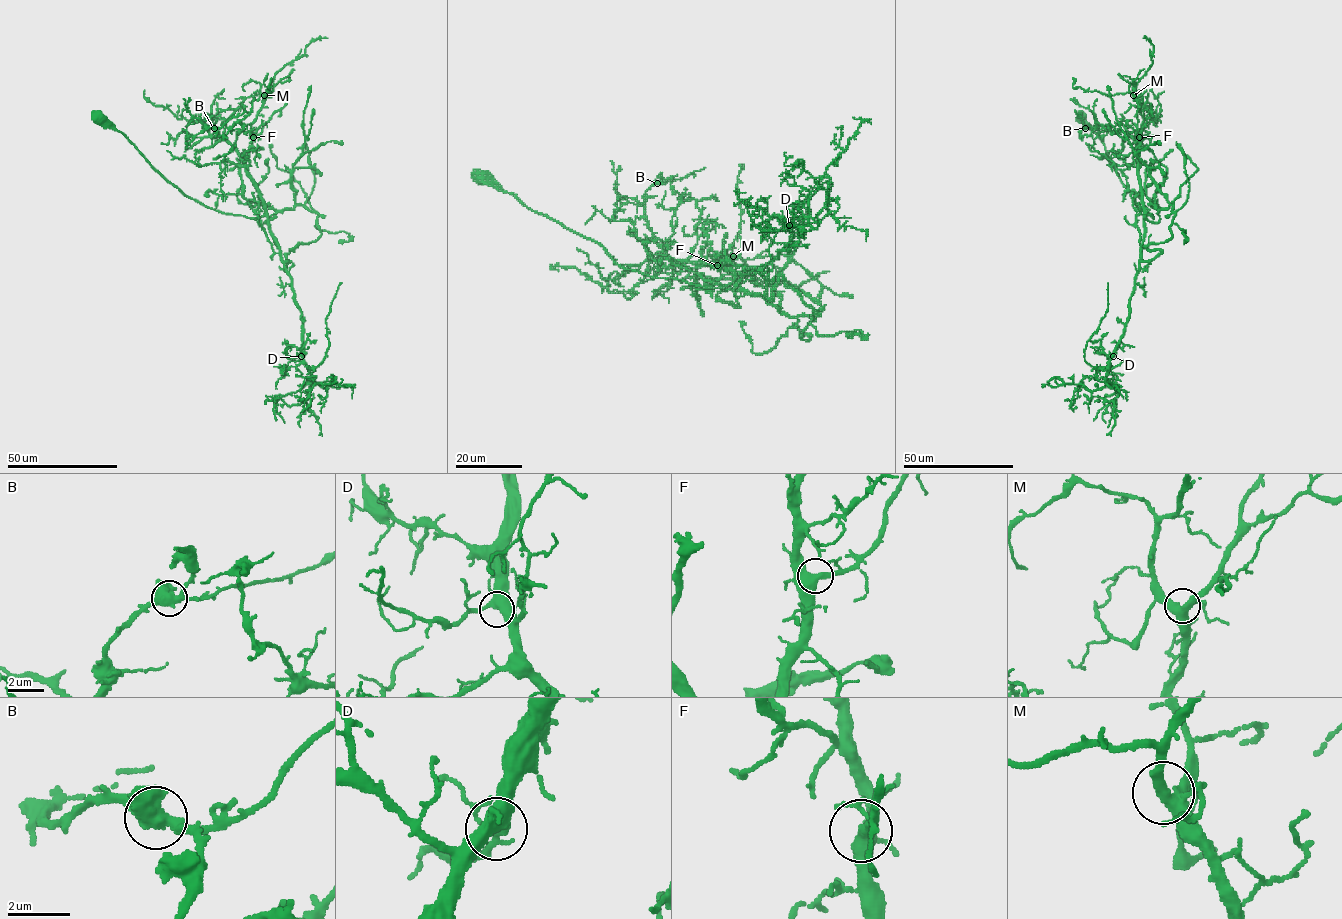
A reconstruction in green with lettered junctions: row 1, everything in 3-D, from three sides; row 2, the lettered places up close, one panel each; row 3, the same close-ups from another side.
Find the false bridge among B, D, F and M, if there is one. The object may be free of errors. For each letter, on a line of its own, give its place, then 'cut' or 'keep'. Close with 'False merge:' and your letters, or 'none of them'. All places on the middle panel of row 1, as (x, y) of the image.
B: (657, 183) | keep
D: (789, 225) | keep
F: (717, 265) | keep
M: (733, 256) | keep
False merge: none of them

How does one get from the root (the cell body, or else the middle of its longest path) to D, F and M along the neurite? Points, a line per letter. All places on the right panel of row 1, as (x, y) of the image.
D: (1080, 118), (1100, 138), (1123, 184), (1154, 217), (1147, 215), (1144, 220), (1129, 319), (1113, 356)
F: (1080, 118), (1100, 138), (1123, 184), (1154, 218), (1147, 213), (1142, 195), (1139, 137)
M: (1080, 118), (1100, 138), (1123, 184), (1154, 218), (1147, 213), (1142, 195), (1138, 104), (1133, 95)

